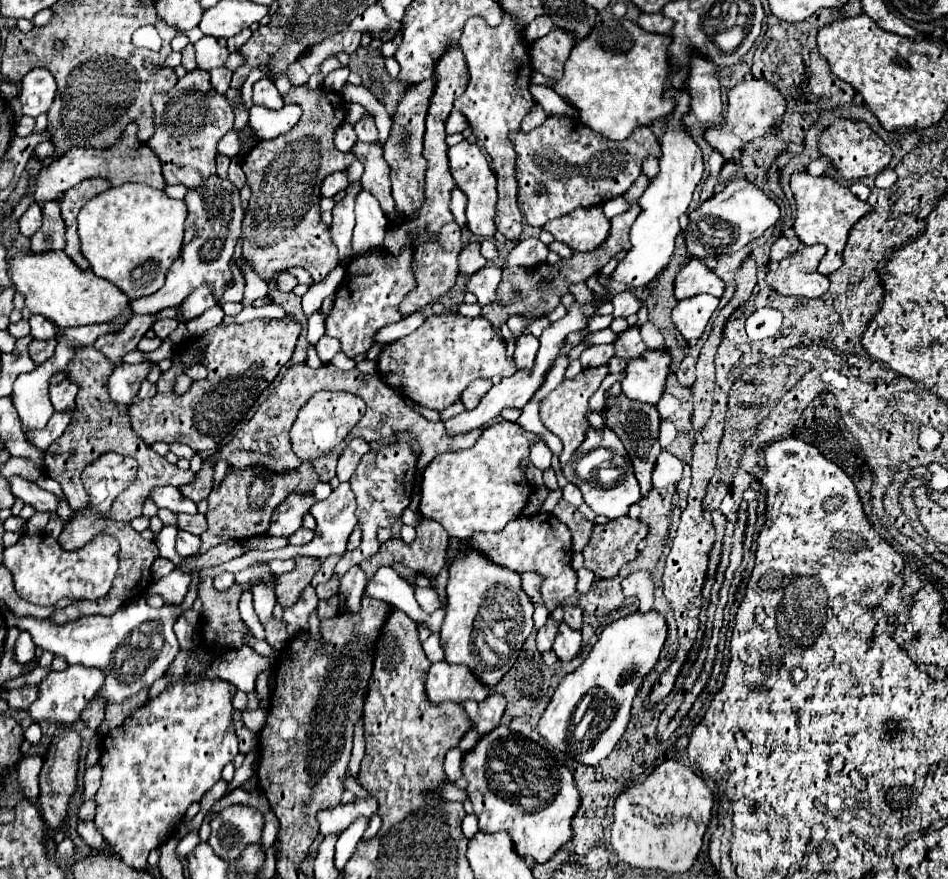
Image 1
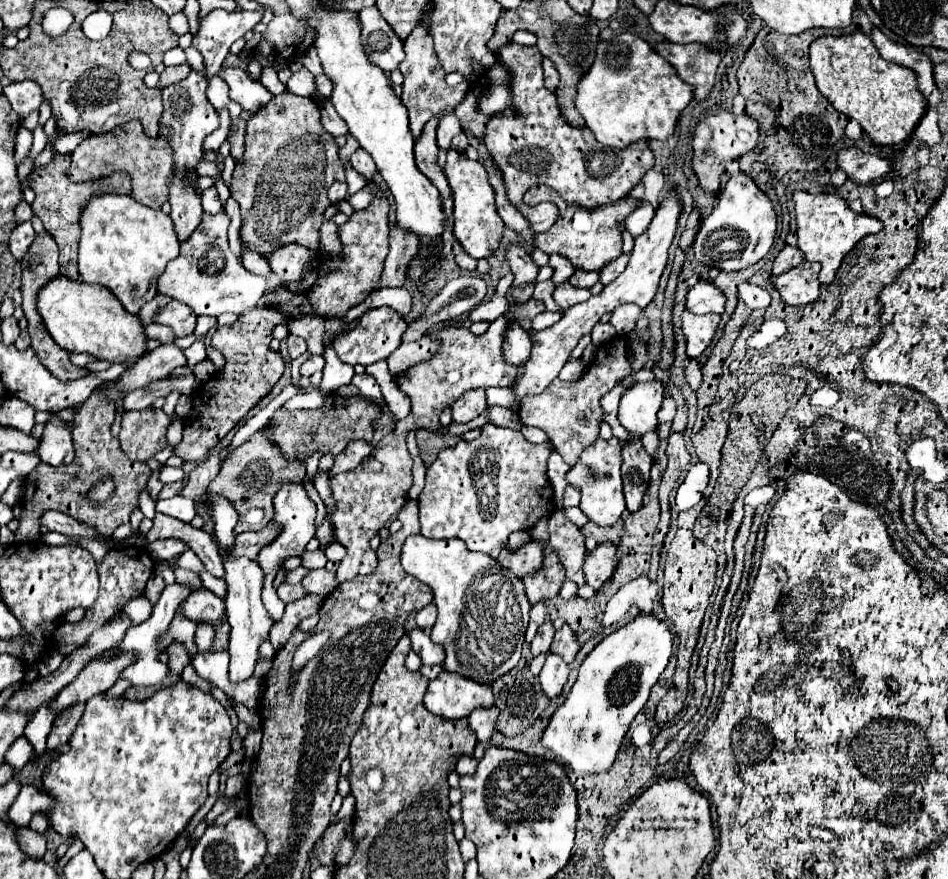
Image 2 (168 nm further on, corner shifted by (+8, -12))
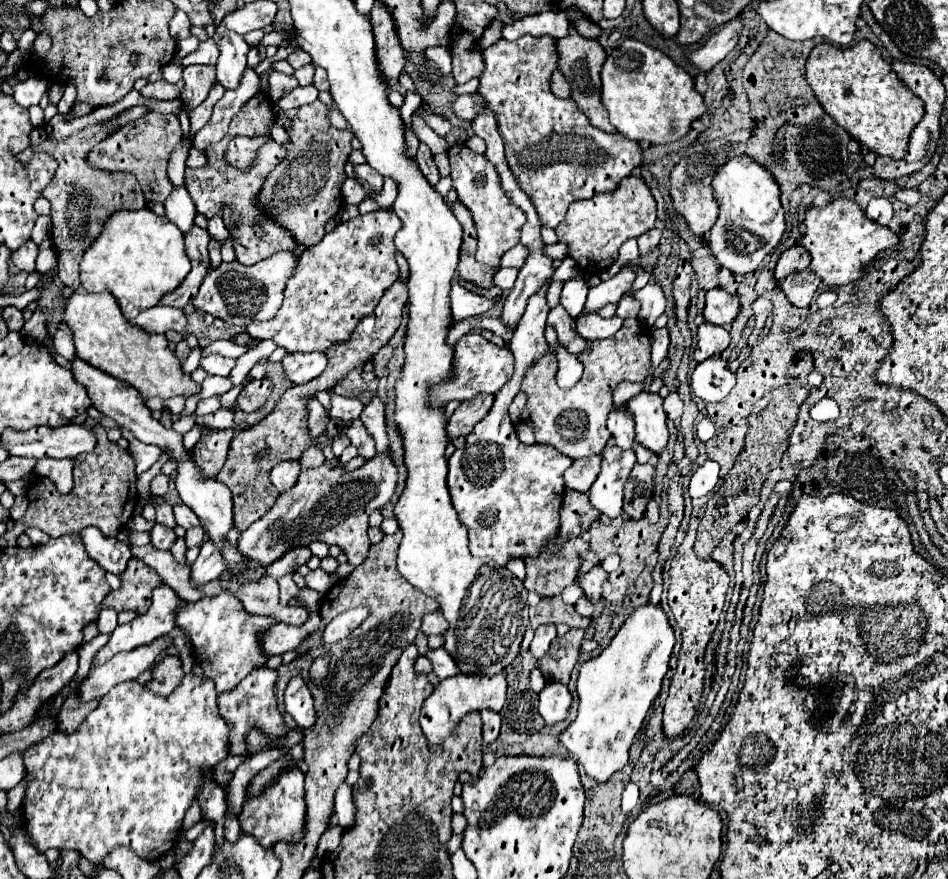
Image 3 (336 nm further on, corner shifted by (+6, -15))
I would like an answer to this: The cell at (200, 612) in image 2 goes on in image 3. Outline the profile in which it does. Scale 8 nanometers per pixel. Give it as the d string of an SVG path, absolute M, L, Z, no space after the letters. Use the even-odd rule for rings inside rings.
M159 584L159 586L153 590L153 602L151 602L149 610L147 610L145 614L137 616L135 620L131 620L129 624L119 624L119 626L111 632L109 642L93 656L93 666L105 664L107 660L111 660L111 658L113 658L115 654L119 654L119 652L129 652L129 650L135 650L137 646L143 646L143 644L153 642L153 640L159 638L159 636L167 636L167 634L175 628L177 612L179 612L181 608L185 608L185 606L187 606L187 602L181 600L181 598L177 596L177 592L175 592L171 586Z

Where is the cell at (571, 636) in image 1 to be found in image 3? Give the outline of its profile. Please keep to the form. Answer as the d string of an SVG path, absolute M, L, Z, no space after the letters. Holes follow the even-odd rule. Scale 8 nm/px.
M549 680L539 694L539 714L543 716L545 724L557 724L567 716L571 706L571 694L565 684L557 680Z

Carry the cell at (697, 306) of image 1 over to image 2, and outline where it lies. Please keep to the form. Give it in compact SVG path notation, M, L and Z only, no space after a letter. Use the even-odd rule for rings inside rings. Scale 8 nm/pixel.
M689 311L683 313L683 333L687 337L687 355L701 357L703 351L711 345L717 325L721 317L715 313L709 315L693 315Z

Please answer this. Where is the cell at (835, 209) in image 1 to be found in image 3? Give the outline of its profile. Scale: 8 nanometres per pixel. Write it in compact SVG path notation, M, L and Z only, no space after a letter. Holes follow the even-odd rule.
M847 198L831 200L823 208L809 206L805 212L805 232L801 246L811 254L809 270L813 270L829 288L837 288L849 284L863 276L863 268L873 260L873 256L885 248L891 248L899 242L899 238L877 222L869 220L865 212Z

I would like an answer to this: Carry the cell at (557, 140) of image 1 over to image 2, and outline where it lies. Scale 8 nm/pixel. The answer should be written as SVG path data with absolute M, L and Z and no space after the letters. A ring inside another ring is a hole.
M511 41L505 49L497 49L495 55L511 73L509 91L513 93L513 109L489 119L485 145L503 173L511 203L531 221L535 233L545 233L555 223L555 217L543 219L543 203L531 207L523 203L523 195L531 185L549 185L567 203L593 209L627 197L643 175L653 169L655 159L647 141L637 141L625 149L609 149L603 147L587 127L571 127L565 117L561 117L555 93L547 91L543 85L543 55L537 47L525 47Z

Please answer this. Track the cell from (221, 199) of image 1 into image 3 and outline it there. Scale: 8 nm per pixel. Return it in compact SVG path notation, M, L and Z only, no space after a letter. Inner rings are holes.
M279 252L263 260L263 264L245 266L239 262L221 262L217 268L209 266L197 296L193 298L195 310L221 318L229 324L247 326L251 320L269 320L279 310L283 300L283 288L287 276L291 276L297 264L297 254Z

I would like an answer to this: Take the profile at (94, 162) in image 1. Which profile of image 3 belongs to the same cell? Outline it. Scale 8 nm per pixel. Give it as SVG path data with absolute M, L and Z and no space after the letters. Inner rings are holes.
M149 112L143 118L125 124L123 128L119 128L117 132L101 140L97 146L93 146L91 152L87 154L87 162L99 170L131 172L139 180L145 200L153 204L155 202L163 204L173 190L173 184L167 176L169 158L171 158L173 148L181 142L181 138L183 138L183 132L179 126L179 118L175 114Z

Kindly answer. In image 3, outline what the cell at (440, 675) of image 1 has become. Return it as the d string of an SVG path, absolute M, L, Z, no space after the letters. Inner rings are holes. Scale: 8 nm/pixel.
M503 672L499 676L493 676L493 678L457 674L457 676L441 680L435 686L435 690L431 692L431 696L427 696L427 700L423 702L421 718L419 718L421 730L423 730L423 734L427 738L427 742L431 744L431 748L437 748L449 734L453 734L459 720L463 716L467 716L469 712L483 710L483 708L499 712L503 708L503 704L505 704L505 690L507 690L507 682L505 682Z

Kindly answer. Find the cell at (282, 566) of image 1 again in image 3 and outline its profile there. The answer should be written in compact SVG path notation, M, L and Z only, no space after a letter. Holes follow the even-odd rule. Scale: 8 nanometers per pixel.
M321 568L311 570L311 572L305 576L305 582L307 582L307 586L309 586L309 588L315 588L317 592L323 592L323 594L331 588L329 574L327 574L327 572L323 572Z

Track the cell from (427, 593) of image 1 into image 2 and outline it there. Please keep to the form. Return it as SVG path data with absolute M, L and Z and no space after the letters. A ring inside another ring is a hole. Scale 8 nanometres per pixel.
M431 603L431 605L427 605L427 607L423 607L419 613L417 613L417 625L421 627L421 629L425 629L425 627L433 627L435 625L435 617L437 617L437 607Z

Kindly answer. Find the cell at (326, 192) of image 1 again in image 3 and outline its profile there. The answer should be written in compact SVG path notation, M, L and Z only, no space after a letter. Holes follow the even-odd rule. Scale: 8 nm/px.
M351 178L345 180L345 184L341 188L341 194L343 194L343 198L345 198L347 204L355 204L355 206L365 198L363 186L357 180L351 180Z

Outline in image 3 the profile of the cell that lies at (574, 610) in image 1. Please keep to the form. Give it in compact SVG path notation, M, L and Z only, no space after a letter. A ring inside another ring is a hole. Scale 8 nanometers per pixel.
M571 628L567 634L557 636L551 642L547 656L543 656L543 660L539 660L539 668L545 676L545 680L559 680L563 684L569 682L571 670L579 658L581 640L583 640L583 630Z

